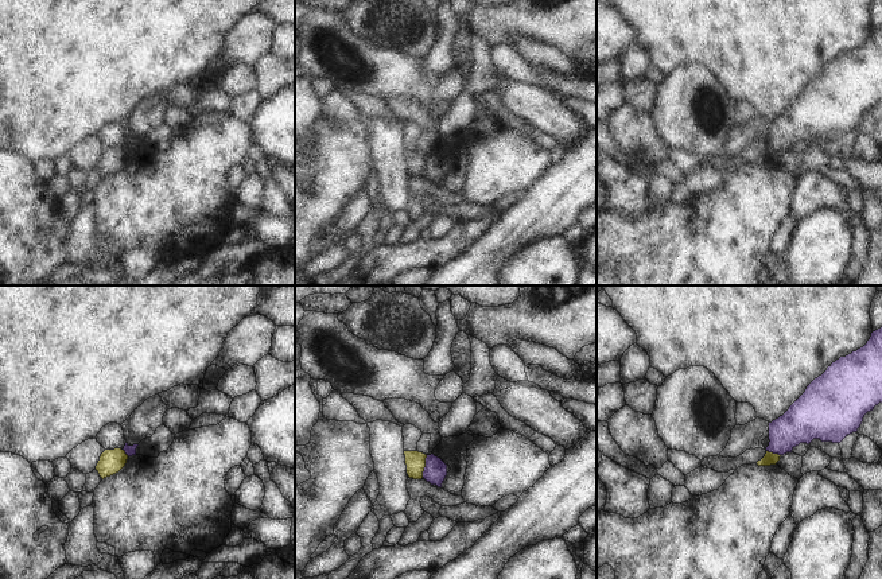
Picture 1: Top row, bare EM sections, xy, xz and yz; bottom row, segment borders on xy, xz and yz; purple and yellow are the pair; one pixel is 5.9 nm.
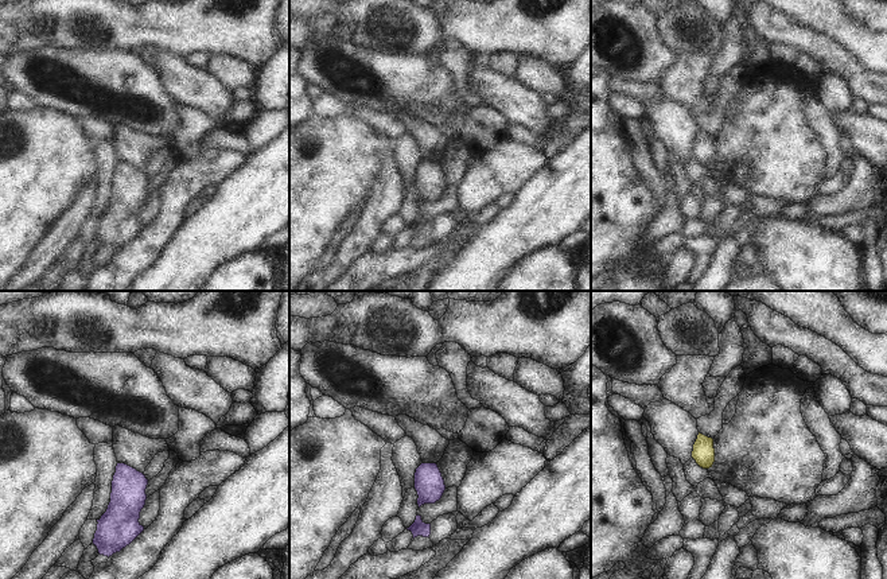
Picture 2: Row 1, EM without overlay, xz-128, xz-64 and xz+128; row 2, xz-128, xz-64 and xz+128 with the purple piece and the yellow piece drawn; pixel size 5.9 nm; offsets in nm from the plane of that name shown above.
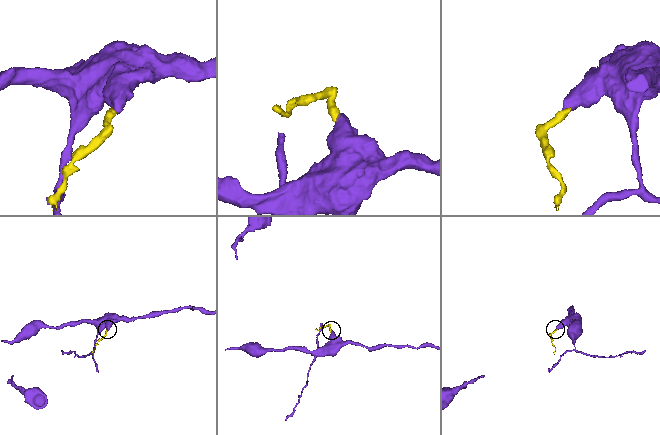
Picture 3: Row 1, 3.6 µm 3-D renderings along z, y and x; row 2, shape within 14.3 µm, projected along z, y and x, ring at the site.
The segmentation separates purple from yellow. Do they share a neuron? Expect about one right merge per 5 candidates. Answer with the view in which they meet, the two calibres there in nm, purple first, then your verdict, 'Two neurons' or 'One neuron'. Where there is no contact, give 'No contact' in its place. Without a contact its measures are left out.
Touches purple in xz. Thickness 140 nm (purple) against 120 nm. Two neurons.

